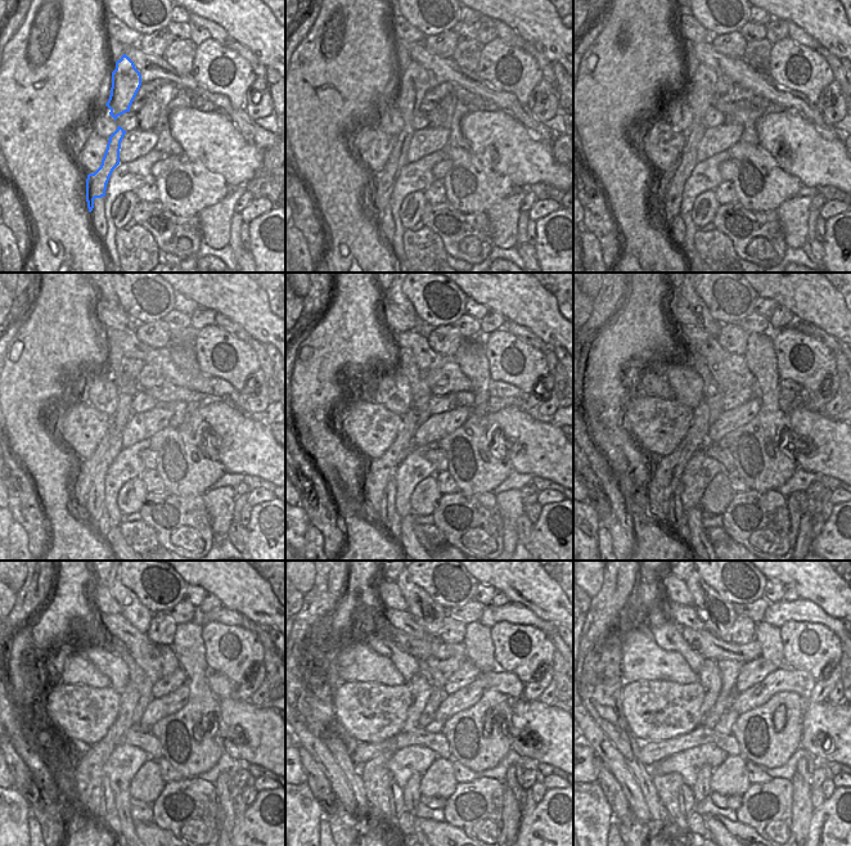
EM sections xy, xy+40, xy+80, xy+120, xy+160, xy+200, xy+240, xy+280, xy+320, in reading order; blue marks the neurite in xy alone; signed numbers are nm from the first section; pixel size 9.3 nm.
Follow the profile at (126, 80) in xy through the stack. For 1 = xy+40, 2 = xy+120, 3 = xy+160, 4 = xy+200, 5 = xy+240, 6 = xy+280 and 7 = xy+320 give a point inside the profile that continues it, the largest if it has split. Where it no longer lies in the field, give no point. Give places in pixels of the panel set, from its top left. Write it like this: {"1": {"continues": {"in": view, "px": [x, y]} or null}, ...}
{"1": {"continues": {"in": "xy+40", "px": [414, 82]}}, "2": {"continues": {"in": "xy+120", "px": [94, 508]}}, "3": {"continues": {"in": "xy+160", "px": [387, 509]}}, "4": {"continues": {"in": "xy+200", "px": [676, 509]}}, "5": {"continues": {"in": "xy+240", "px": [108, 802]}}, "6": {"continues": {"in": "xy+280", "px": [396, 795]}}, "7": {"continues": {"in": "xy+320", "px": [687, 801]}}}

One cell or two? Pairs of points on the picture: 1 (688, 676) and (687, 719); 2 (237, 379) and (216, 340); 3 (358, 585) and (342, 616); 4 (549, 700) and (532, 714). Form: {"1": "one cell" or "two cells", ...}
{"1": "two cells", "2": "one cell", "3": "one cell", "4": "two cells"}

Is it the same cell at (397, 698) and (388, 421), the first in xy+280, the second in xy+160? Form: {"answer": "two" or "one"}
{"answer": "one"}

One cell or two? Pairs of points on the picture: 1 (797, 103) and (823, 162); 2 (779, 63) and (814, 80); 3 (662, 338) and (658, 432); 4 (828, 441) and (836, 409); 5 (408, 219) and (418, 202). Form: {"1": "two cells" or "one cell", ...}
{"1": "two cells", "2": "one cell", "3": "two cells", "4": "two cells", "5": "one cell"}

